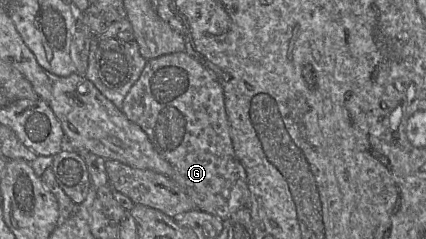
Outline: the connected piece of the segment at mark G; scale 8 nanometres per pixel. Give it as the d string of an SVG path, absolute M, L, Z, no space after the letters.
M185 51L149 60L124 98L121 111L131 122L141 127L155 150L171 165L171 178L189 196L196 209L227 219L239 208L248 207L246 172L235 155L223 89L212 71Z

